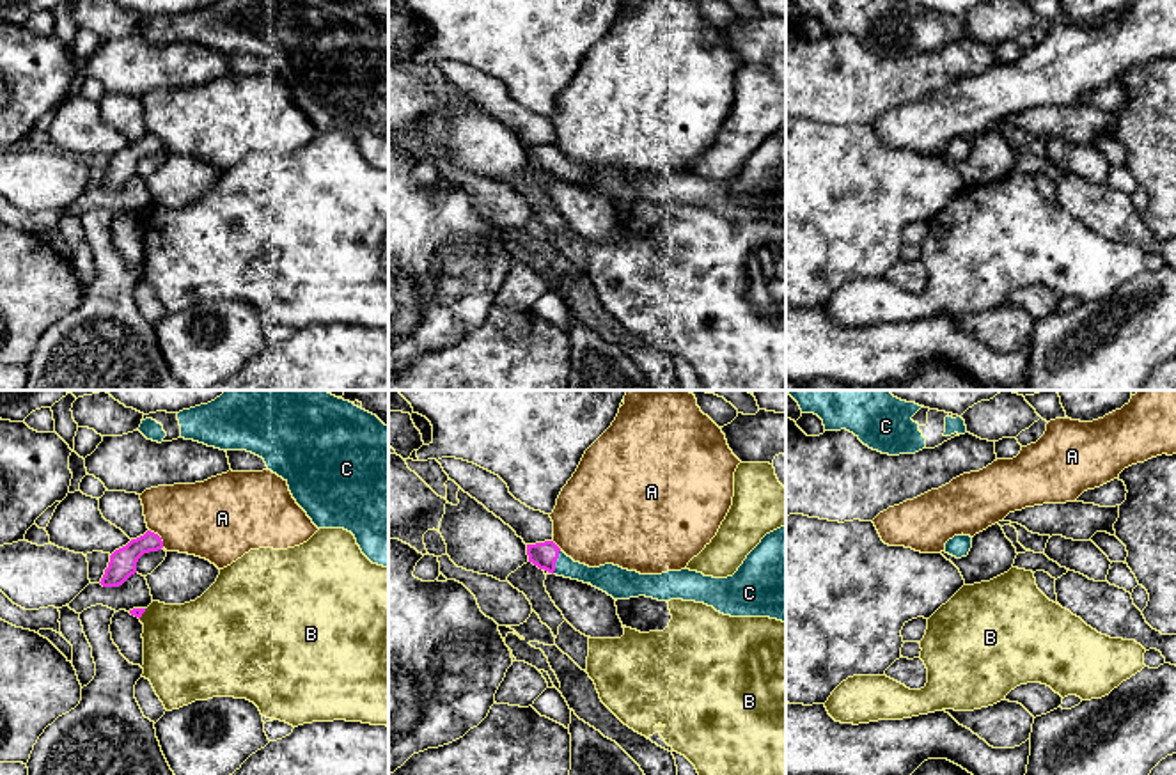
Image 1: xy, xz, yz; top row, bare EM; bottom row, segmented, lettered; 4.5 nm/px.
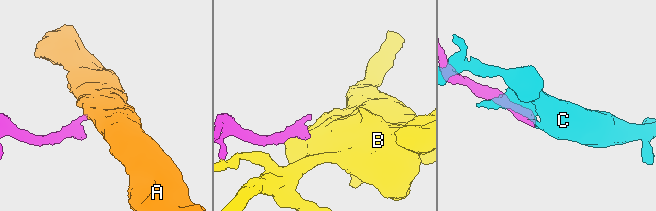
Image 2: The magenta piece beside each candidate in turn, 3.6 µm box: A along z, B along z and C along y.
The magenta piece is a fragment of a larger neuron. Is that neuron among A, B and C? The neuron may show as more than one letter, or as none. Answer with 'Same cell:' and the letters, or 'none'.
Same cell: C

